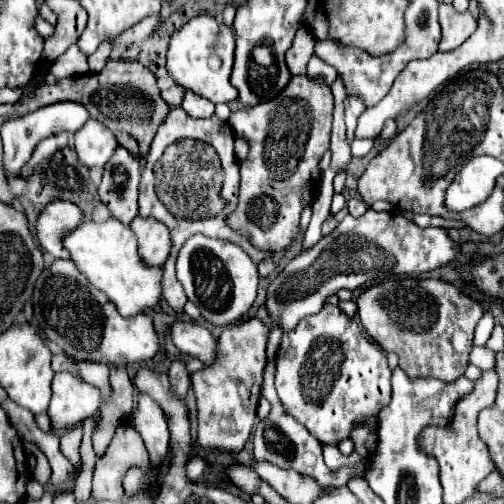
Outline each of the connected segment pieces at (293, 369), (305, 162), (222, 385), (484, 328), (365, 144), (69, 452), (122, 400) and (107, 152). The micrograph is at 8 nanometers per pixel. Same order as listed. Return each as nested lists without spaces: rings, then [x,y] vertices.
[[[324,305],[324,309],[322,309],[320,313],[306,317],[304,321],[300,321],[300,325],[298,325],[294,331],[284,333],[282,343],[280,343],[280,349],[278,349],[278,355],[276,355],[276,391],[278,391],[278,397],[280,397],[280,401],[282,401],[284,411],[286,411],[288,415],[292,415],[298,423],[302,423],[302,425],[312,433],[312,437],[316,437],[322,445],[338,445],[342,439],[348,439],[348,437],[350,437],[350,433],[352,433],[352,429],[354,429],[356,425],[360,425],[360,423],[376,417],[378,411],[380,411],[384,405],[388,405],[388,401],[390,401],[390,369],[388,369],[388,363],[386,363],[386,355],[384,355],[380,349],[376,349],[376,347],[364,337],[364,333],[362,333],[360,327],[356,325],[356,321],[348,319],[336,305]]]
[[[308,75],[294,77],[290,83],[270,101],[258,103],[250,109],[240,109],[230,115],[228,123],[232,131],[246,139],[250,145],[248,157],[240,163],[240,193],[238,193],[238,205],[236,209],[226,217],[226,223],[230,229],[248,235],[252,245],[256,249],[262,249],[266,253],[284,251],[290,247],[290,243],[298,237],[298,225],[300,225],[300,213],[306,205],[316,201],[316,193],[320,189],[320,159],[330,149],[330,129],[332,129],[332,109],[334,99],[330,87],[320,79],[312,79]]]
[[[258,317],[246,319],[238,325],[228,325],[218,339],[216,361],[192,375],[192,389],[198,401],[200,445],[240,451],[242,443],[248,441],[260,399],[268,335],[270,329]]]
[[[486,311],[486,313],[484,313],[484,317],[480,319],[478,327],[476,327],[476,333],[474,333],[473,340],[474,345],[476,345],[476,347],[486,345],[486,341],[488,341],[488,337],[490,337],[492,329],[494,329],[494,317]]]
[[[354,139],[351,144],[351,153],[354,157],[366,156],[374,147],[372,139]]]
[[[74,427],[68,433],[60,437],[60,449],[64,449],[64,455],[74,463],[82,465],[80,459],[80,443],[82,443],[82,427]]]
[[[114,369],[110,371],[110,385],[114,389],[114,395],[108,403],[100,407],[102,419],[100,429],[94,433],[94,451],[100,457],[104,449],[108,447],[108,441],[114,435],[114,429],[124,423],[124,419],[130,415],[134,405],[134,383],[128,377],[126,369]]]
[[[90,119],[80,131],[74,133],[74,145],[78,159],[86,167],[104,167],[104,163],[112,157],[118,141],[100,121]]]

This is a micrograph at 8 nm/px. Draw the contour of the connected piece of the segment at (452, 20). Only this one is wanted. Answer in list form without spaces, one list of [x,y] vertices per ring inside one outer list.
[[[440,3],[440,25],[442,25],[442,41],[440,51],[452,51],[460,47],[478,25],[478,19],[474,19],[468,11],[458,13],[452,5]]]

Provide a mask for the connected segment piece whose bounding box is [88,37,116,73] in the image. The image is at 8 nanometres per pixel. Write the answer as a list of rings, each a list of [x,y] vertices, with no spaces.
[[[112,37],[112,39],[108,39],[108,41],[102,41],[100,47],[98,47],[92,55],[88,56],[90,73],[98,73],[98,71],[104,69],[106,61],[108,61],[108,57],[110,57],[110,53],[112,53],[114,43],[116,43],[116,37]]]

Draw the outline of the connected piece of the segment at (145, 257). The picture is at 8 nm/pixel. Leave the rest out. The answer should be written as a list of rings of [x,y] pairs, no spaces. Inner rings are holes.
[[[136,217],[130,223],[138,239],[138,255],[148,267],[162,267],[170,253],[170,233],[168,227],[160,221]]]

